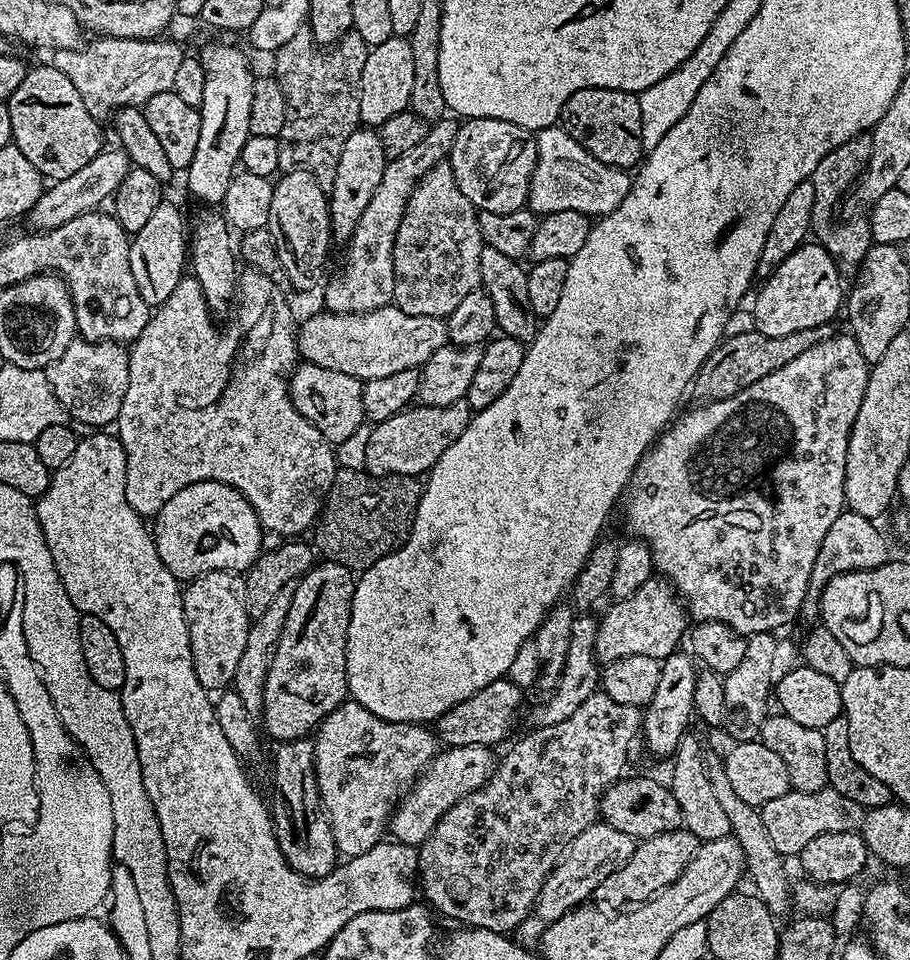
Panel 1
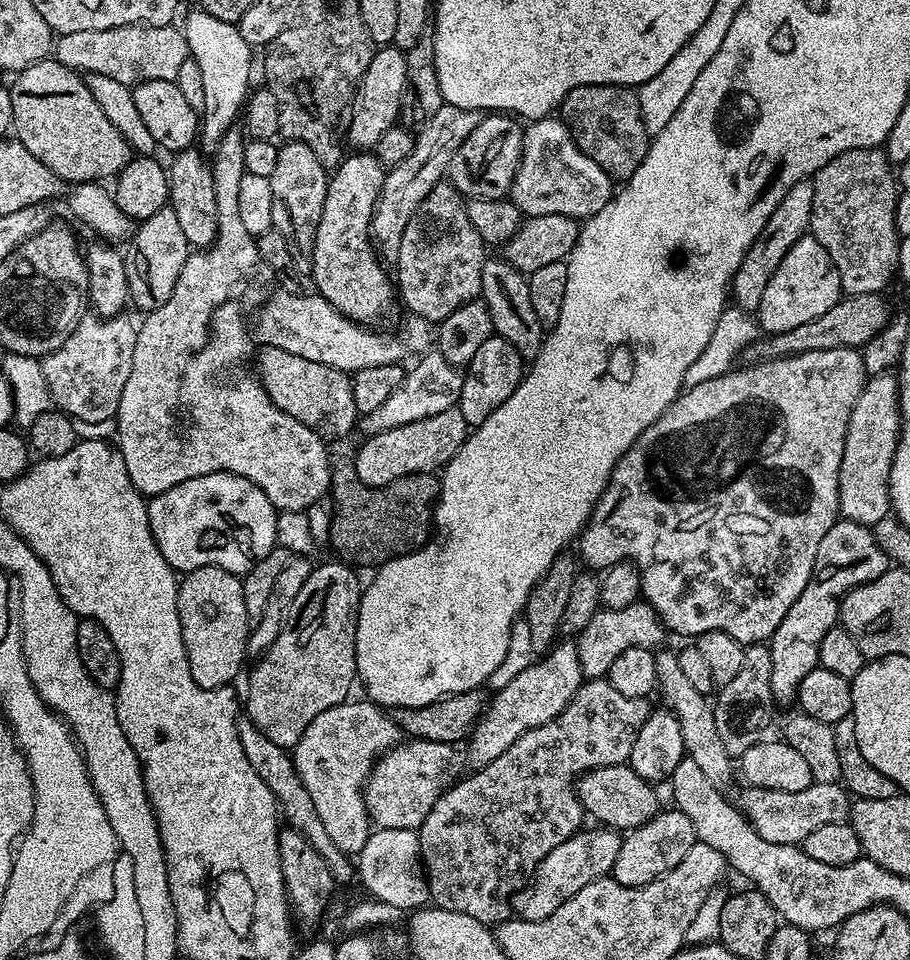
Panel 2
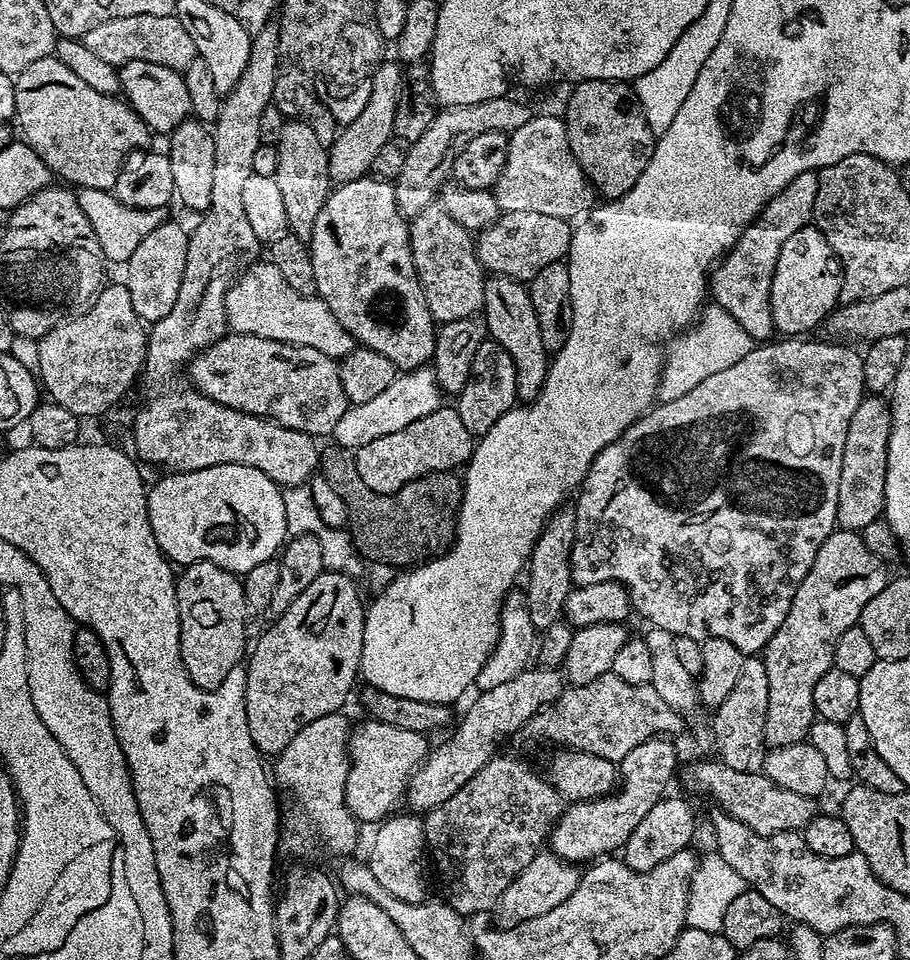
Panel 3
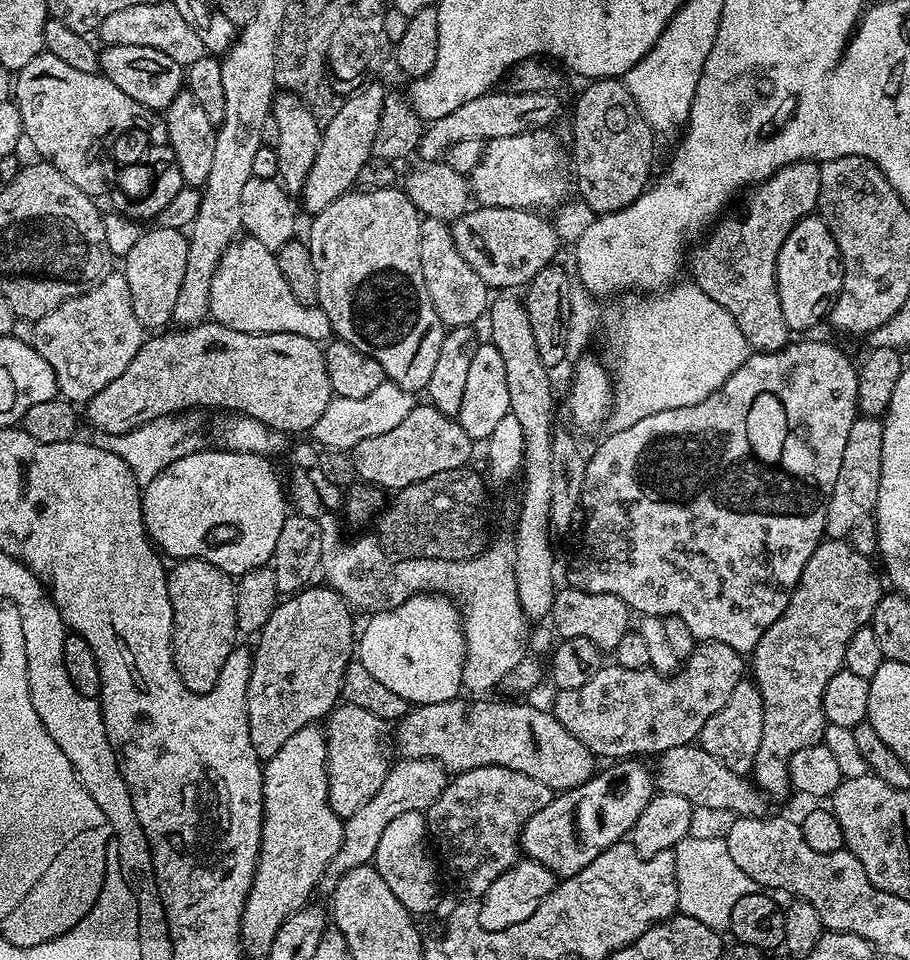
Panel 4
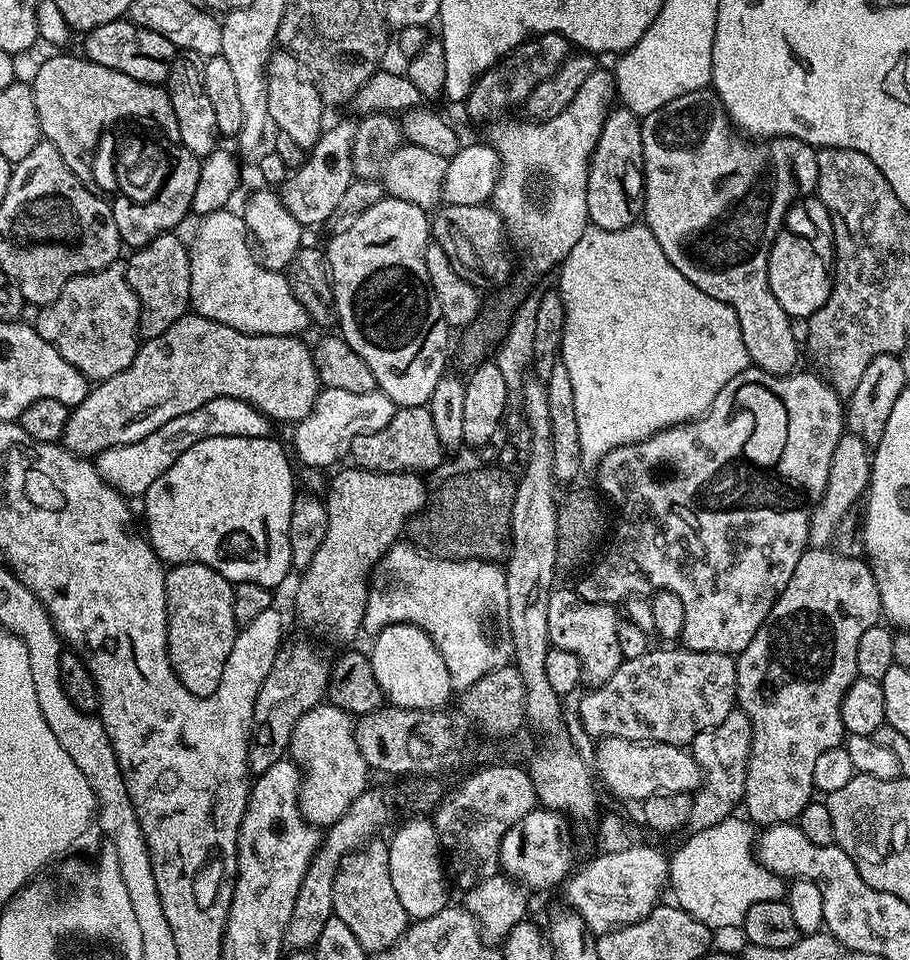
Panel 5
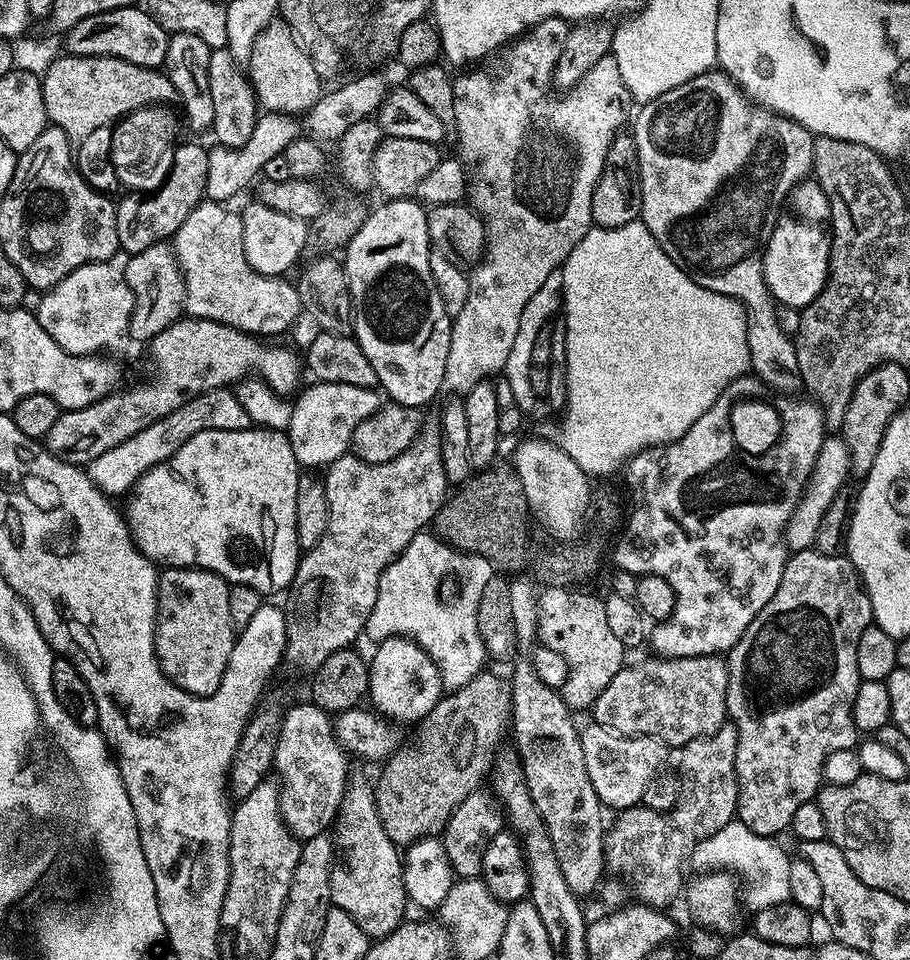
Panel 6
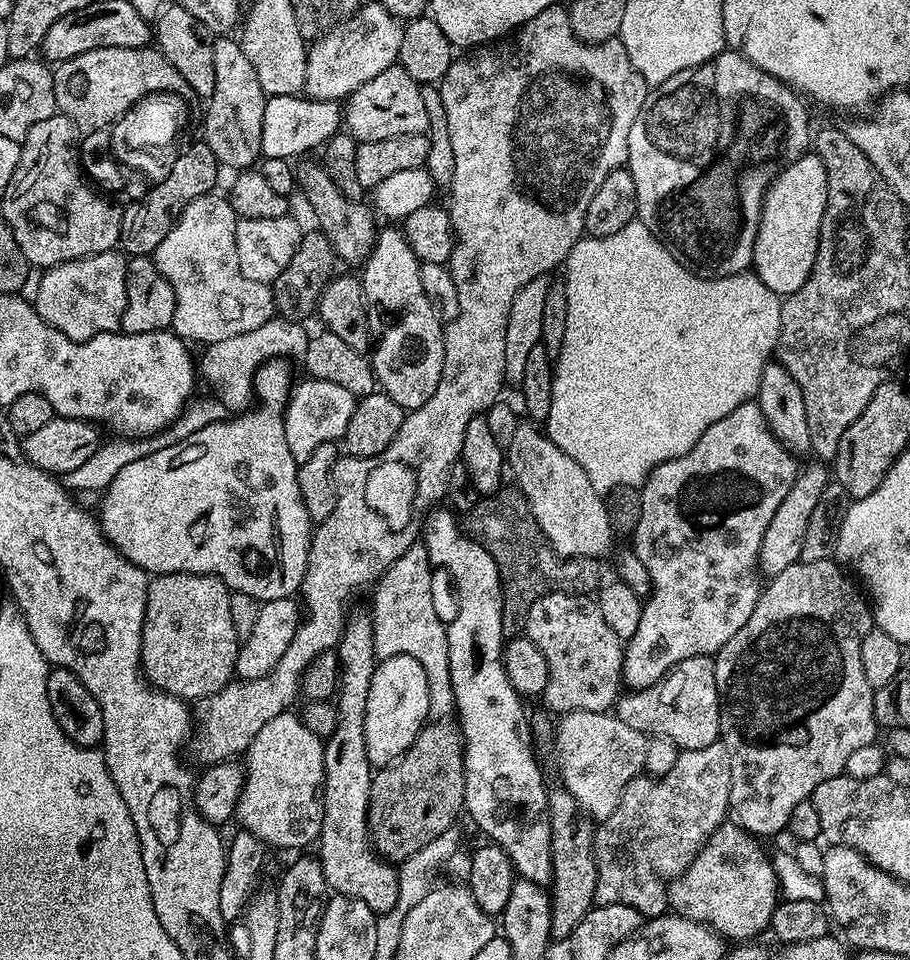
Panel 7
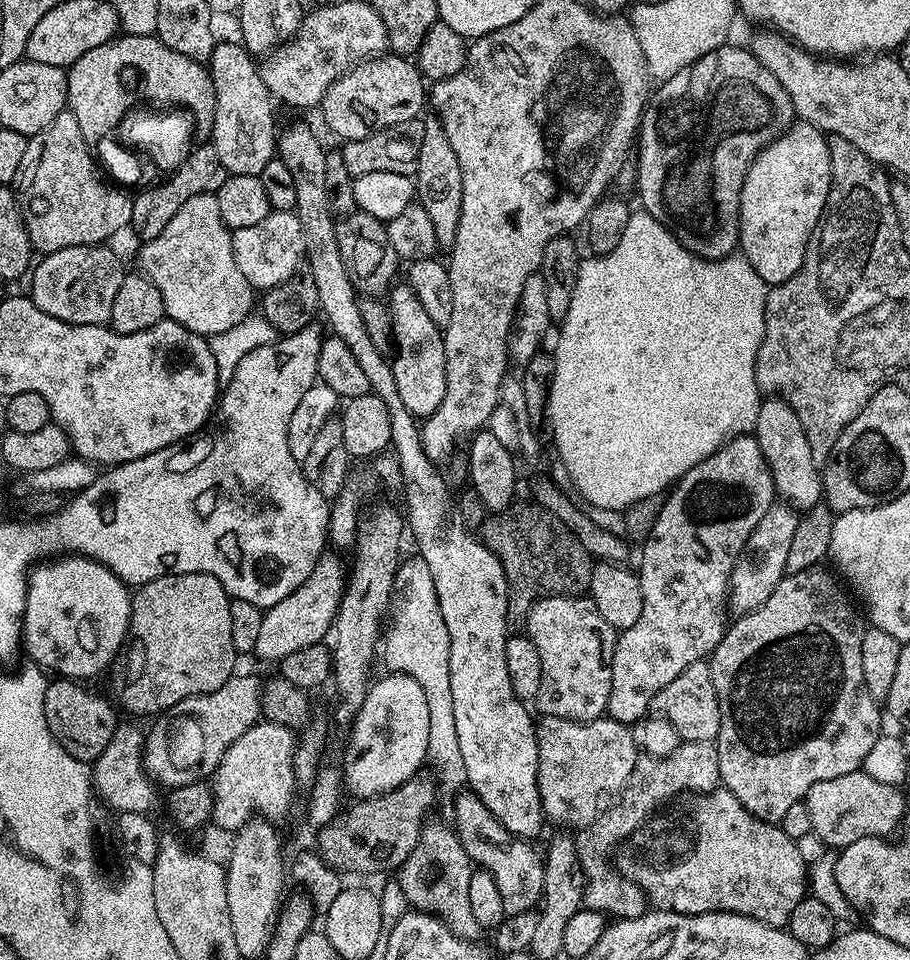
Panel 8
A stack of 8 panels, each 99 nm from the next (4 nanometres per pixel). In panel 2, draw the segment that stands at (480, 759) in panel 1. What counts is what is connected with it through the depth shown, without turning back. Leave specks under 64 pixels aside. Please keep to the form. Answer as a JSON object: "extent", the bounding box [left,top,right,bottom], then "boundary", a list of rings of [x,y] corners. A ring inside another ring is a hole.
{"extent":[364,739,453,829],"boundary":[[[405,739],[388,749],[372,766],[364,784],[364,805],[376,828],[419,829],[434,802],[445,791],[444,775],[452,764],[453,749],[447,744]]]}

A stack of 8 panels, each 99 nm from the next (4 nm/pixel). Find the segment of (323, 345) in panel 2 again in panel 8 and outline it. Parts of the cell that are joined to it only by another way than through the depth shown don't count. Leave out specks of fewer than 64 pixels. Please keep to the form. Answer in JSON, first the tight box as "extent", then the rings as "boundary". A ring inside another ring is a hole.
{"extent":[139,192,254,338],"boundary":[[[203,192],[182,202],[182,210],[178,210],[178,214],[174,214],[174,218],[166,222],[166,230],[162,230],[158,238],[143,241],[139,246],[139,271],[152,280],[154,286],[158,286],[167,319],[209,338],[230,330],[254,312],[254,289],[250,282],[246,282],[246,278],[242,278],[242,270],[238,270],[238,262],[232,249],[232,232],[224,221],[221,202],[216,194]]]}

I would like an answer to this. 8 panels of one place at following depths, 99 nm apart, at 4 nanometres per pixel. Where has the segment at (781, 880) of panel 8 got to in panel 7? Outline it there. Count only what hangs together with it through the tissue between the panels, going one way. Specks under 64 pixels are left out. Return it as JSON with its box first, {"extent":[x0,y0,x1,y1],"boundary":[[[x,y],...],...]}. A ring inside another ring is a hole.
{"extent":[669,824,778,942],"boundary":[[[721,824],[688,869],[669,883],[671,911],[687,920],[707,924],[728,942],[748,942],[759,932],[767,933],[778,903],[778,885],[769,853],[764,853],[760,844],[757,837],[739,824]]]}

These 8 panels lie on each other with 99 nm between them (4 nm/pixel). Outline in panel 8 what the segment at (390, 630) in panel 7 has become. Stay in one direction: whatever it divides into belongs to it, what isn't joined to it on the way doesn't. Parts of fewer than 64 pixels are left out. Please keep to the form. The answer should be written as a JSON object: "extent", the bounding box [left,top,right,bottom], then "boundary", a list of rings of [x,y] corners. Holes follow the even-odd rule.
{"extent":[382,554,465,793],"boundary":[[[412,554],[408,561],[405,559],[396,572],[395,588],[391,593],[390,611],[386,616],[386,627],[382,638],[388,642],[404,642],[404,656],[388,656],[384,664],[389,673],[409,676],[422,686],[422,694],[426,694],[426,710],[430,710],[430,738],[428,739],[429,765],[434,764],[440,770],[438,780],[452,791],[459,793],[465,787],[464,763],[462,750],[458,750],[458,730],[454,730],[454,697],[450,695],[450,636],[447,634],[446,623],[443,622],[442,610],[439,609],[438,598],[435,594],[434,580],[430,569],[419,554]]]}

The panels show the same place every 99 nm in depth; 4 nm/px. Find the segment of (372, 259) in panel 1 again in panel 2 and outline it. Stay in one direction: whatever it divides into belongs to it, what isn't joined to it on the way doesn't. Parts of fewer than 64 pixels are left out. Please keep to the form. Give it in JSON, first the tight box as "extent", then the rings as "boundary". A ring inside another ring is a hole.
{"extent":[371,104,482,246],"boundary":[[[444,104],[442,107],[438,110],[438,114],[434,114],[431,116],[429,120],[423,121],[422,127],[424,129],[421,130],[420,136],[419,134],[415,137],[415,144],[413,146],[413,149],[410,151],[409,157],[406,158],[402,162],[398,162],[397,165],[394,165],[392,167],[389,167],[387,169],[386,174],[388,174],[388,177],[383,177],[382,183],[380,184],[380,195],[376,201],[376,207],[372,214],[372,226],[371,231],[374,233],[374,240],[376,243],[376,240],[380,244],[389,244],[389,246],[395,246],[400,243],[400,239],[402,238],[402,234],[404,233],[404,227],[406,226],[406,222],[410,219],[412,216],[412,212],[415,210],[417,206],[419,206],[425,198],[430,194],[430,190],[432,187],[434,187],[435,184],[441,183],[445,179],[446,172],[445,169],[448,167],[448,163],[450,162],[450,158],[454,158],[454,150],[458,150],[458,146],[462,146],[462,142],[466,142],[466,138],[470,138],[470,130],[474,130],[474,126],[478,126],[481,122],[482,116],[479,111],[476,110],[469,110],[467,108],[459,108],[458,106],[454,106],[453,104]]]}

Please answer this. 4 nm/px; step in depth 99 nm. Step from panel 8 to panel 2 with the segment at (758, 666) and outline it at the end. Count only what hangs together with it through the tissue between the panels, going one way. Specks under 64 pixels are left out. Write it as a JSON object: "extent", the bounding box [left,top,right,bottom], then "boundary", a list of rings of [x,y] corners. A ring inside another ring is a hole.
{"extent":[770,518,890,705],"boundary":[[[840,518],[837,519],[834,526],[830,526],[830,530],[826,530],[826,538],[822,538],[822,542],[818,542],[818,554],[814,558],[812,577],[806,582],[806,590],[802,590],[802,594],[798,594],[794,606],[790,606],[790,610],[786,610],[786,618],[782,618],[778,630],[774,630],[770,641],[770,662],[772,663],[770,678],[772,679],[773,701],[780,703],[781,700],[782,703],[790,705],[795,701],[796,691],[800,688],[802,678],[806,678],[806,674],[810,674],[810,670],[819,665],[822,638],[826,638],[826,634],[832,628],[837,627],[840,619],[840,601],[853,588],[878,578],[883,572],[888,571],[889,567],[890,561],[878,546],[869,525]]]}

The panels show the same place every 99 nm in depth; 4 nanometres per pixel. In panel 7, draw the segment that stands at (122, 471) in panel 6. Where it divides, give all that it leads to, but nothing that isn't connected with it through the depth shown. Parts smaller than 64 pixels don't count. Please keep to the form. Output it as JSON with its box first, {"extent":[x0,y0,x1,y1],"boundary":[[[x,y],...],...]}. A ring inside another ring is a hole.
{"extent":[62,394,230,493],"boundary":[[[211,394],[205,396],[197,395],[188,401],[184,413],[175,420],[169,428],[162,432],[157,432],[155,436],[146,436],[143,438],[108,438],[105,439],[98,450],[94,450],[94,455],[88,461],[82,462],[82,466],[78,466],[78,470],[70,470],[62,478],[65,488],[73,493],[79,492],[96,492],[103,493],[105,488],[110,486],[110,482],[114,482],[114,478],[126,466],[130,466],[130,462],[138,462],[138,458],[142,458],[151,452],[162,450],[171,444],[182,442],[186,438],[190,438],[190,434],[198,434],[198,430],[202,430],[202,426],[210,426],[214,422],[222,422],[229,419],[230,413],[227,408],[222,406],[220,401],[216,400]]]}

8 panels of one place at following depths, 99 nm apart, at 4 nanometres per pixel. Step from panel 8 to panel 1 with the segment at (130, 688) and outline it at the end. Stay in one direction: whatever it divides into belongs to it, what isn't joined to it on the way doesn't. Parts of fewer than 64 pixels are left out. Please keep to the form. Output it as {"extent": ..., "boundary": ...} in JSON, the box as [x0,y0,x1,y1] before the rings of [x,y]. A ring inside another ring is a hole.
{"extent":[183,572,250,694],"boundary":[[[207,572],[183,589],[184,625],[190,634],[190,654],[198,682],[210,694],[232,684],[246,646],[250,621],[246,614],[246,582],[235,572]]]}

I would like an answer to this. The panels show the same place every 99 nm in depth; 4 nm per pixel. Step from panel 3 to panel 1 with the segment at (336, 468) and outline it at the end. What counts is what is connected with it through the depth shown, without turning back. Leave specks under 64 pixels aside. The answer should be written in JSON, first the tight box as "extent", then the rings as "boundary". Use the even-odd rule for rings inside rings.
{"extent":[314,467,421,574],"boundary":[[[337,467],[333,484],[314,524],[315,551],[319,555],[321,552],[324,555],[321,557],[329,564],[346,566],[353,574],[365,572],[367,568],[374,566],[374,562],[396,551],[398,547],[396,536],[407,537],[408,530],[412,527],[412,520],[416,516],[421,491],[421,481],[415,476],[369,476],[364,470]]]}

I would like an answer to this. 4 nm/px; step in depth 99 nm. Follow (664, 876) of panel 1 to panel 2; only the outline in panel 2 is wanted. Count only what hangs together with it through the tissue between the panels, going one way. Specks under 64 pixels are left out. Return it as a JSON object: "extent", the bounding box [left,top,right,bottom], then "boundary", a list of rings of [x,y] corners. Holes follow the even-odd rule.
{"extent":[610,810,698,888],"boundary":[[[678,810],[671,811],[657,811],[654,818],[650,818],[642,826],[631,829],[621,839],[618,858],[610,873],[612,879],[617,880],[619,884],[625,884],[627,888],[637,888],[659,880],[662,874],[674,870],[674,866],[678,866],[678,862],[686,858],[690,846],[698,842],[694,822],[690,822],[690,818],[686,818],[686,814]]]}

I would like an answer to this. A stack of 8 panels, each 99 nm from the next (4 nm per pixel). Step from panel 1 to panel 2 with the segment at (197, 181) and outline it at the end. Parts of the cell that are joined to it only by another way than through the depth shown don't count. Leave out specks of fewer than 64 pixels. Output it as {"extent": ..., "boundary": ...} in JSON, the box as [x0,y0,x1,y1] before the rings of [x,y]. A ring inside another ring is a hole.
{"extent":[182,10,254,150],"boundary":[[[195,10],[182,23],[182,31],[190,58],[198,62],[198,70],[202,70],[202,87],[206,93],[206,106],[202,119],[198,124],[198,140],[208,150],[215,149],[220,140],[233,127],[232,124],[241,115],[250,95],[248,83],[252,80],[252,56],[254,50],[242,38],[239,27],[235,24],[218,22],[218,18],[210,18],[203,10]]]}

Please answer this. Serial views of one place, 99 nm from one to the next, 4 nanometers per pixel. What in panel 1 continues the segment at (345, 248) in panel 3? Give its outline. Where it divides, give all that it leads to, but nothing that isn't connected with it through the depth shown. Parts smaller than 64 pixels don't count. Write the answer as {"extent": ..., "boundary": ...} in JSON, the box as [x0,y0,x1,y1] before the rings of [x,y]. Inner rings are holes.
{"extent":[328,127,386,242],"boundary":[[[357,127],[356,131],[350,134],[350,138],[346,138],[346,146],[342,150],[342,156],[338,161],[338,170],[335,170],[330,181],[330,195],[328,198],[328,213],[332,219],[332,235],[336,240],[340,239],[340,242],[347,241],[352,231],[356,229],[358,218],[362,218],[362,210],[366,210],[370,198],[374,198],[374,190],[378,190],[378,182],[382,182],[385,163],[386,157],[383,152],[382,142],[379,135],[371,127]]]}

